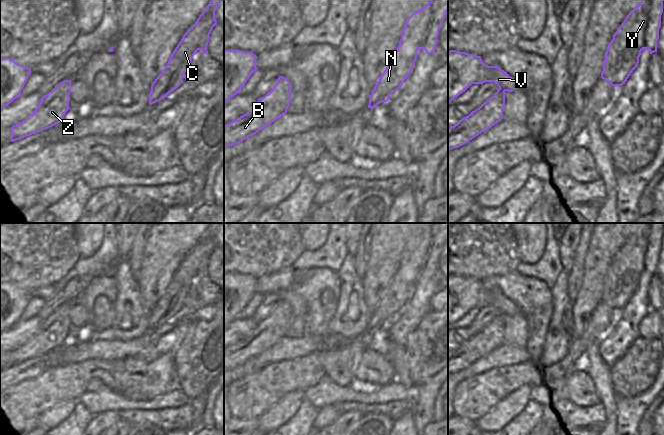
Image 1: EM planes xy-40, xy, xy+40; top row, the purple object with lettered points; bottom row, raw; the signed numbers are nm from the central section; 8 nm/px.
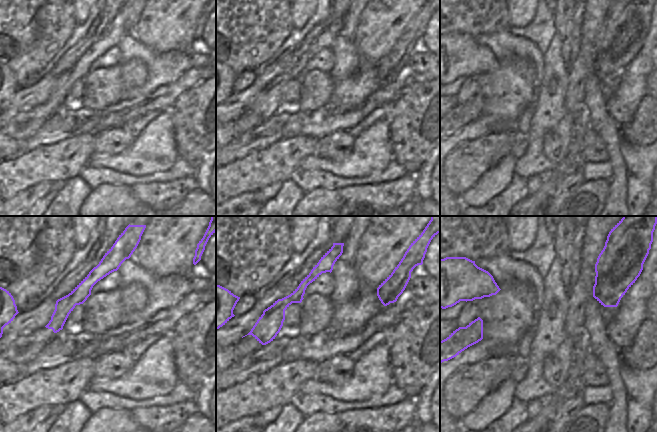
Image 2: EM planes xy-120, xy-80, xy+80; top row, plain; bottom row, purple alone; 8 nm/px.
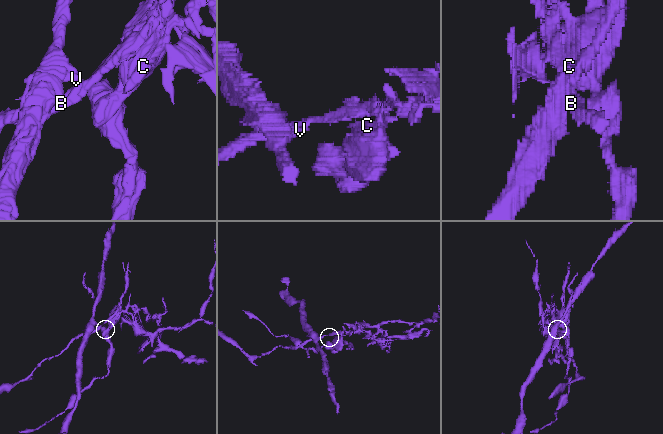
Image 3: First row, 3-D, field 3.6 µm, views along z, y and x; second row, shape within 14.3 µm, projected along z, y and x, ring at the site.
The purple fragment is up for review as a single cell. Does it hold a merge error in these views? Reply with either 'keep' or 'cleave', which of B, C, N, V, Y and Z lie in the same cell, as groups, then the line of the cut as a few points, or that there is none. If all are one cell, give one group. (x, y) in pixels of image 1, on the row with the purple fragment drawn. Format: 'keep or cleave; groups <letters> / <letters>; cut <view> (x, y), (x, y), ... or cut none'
cleave; groups B C N Y Z / V; cut xy+40 (499, 87), (505, 90)

